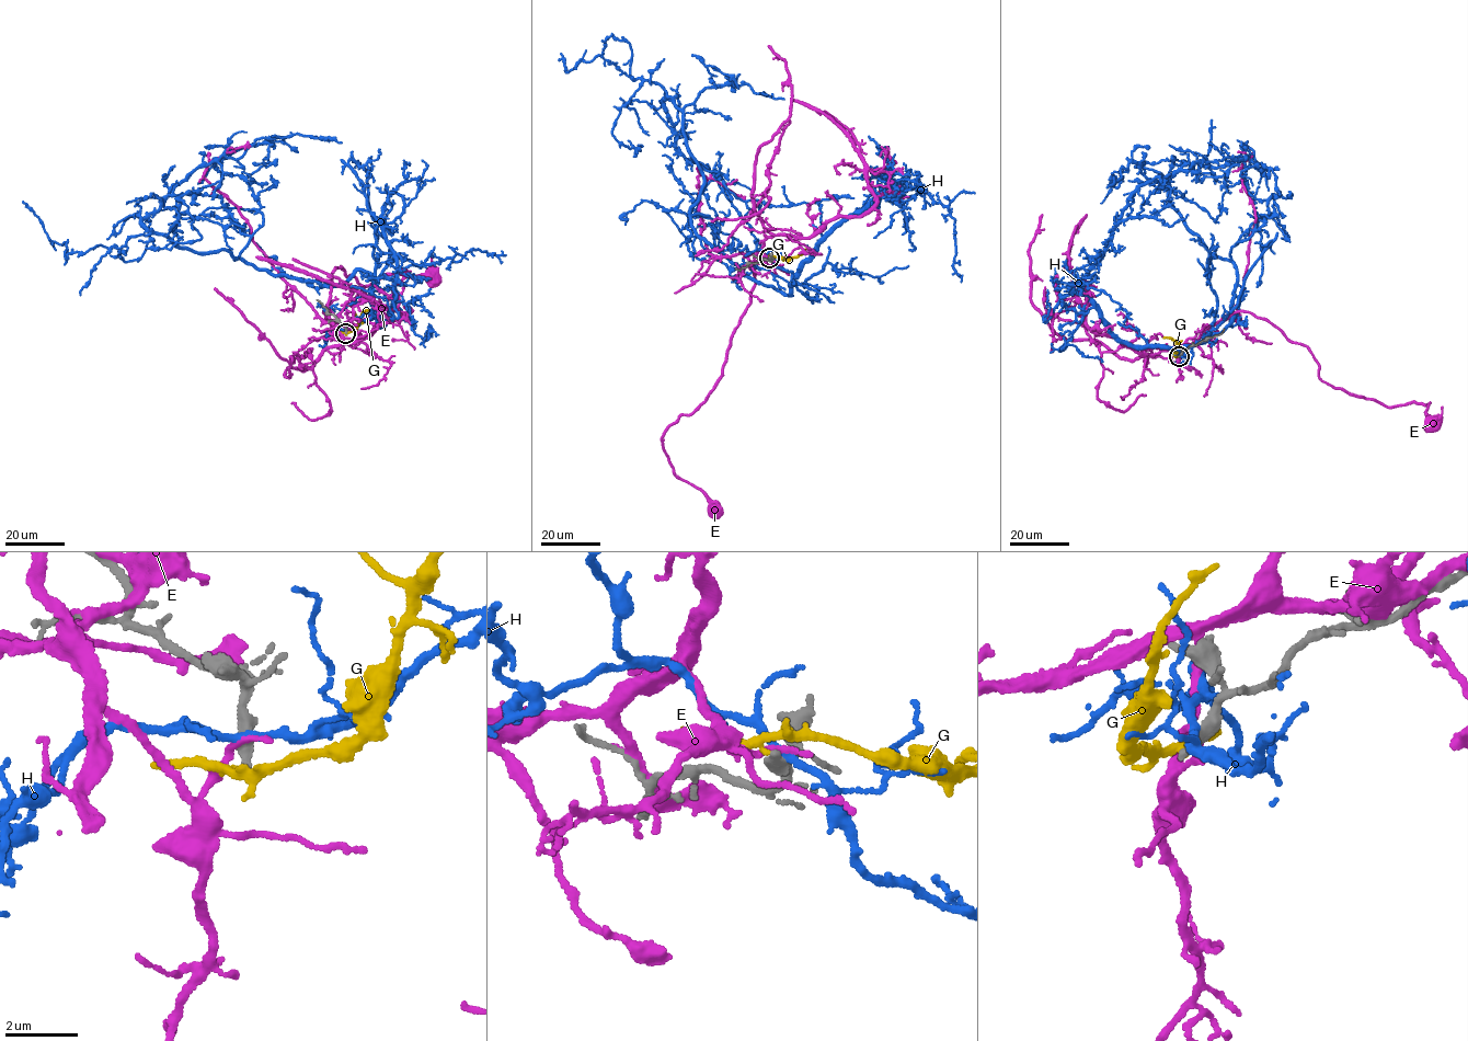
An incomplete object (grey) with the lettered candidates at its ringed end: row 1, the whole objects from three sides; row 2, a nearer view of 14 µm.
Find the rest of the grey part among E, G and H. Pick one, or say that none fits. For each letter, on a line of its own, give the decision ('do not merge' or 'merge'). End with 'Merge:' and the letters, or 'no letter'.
E: do not merge
G: do not merge
H: do not merge
Merge: no letter

